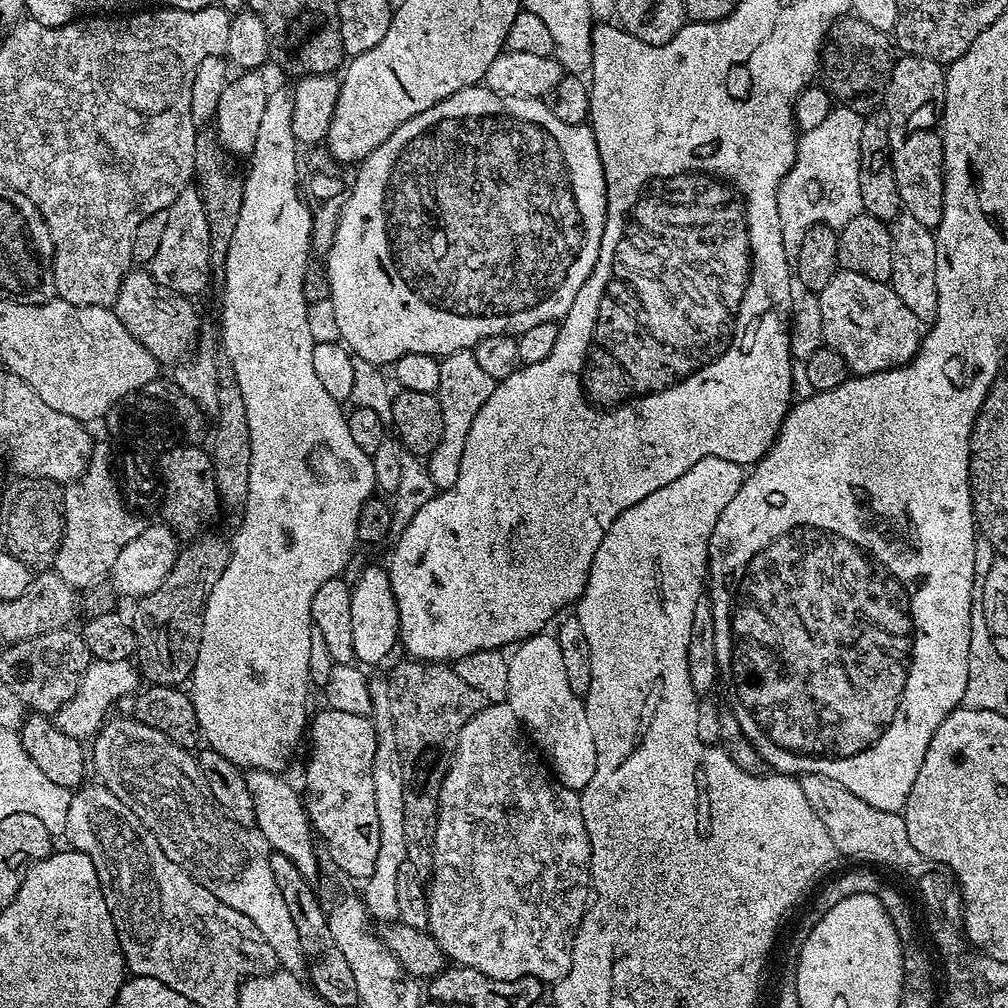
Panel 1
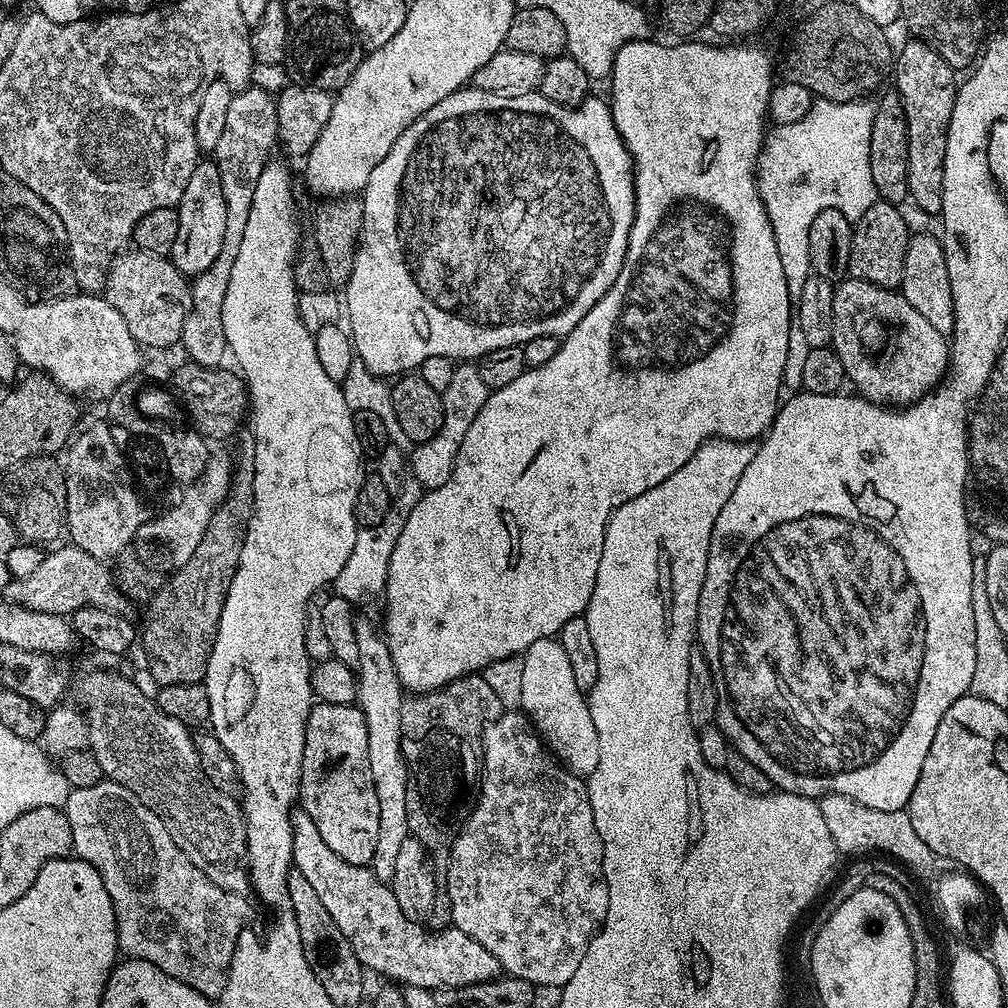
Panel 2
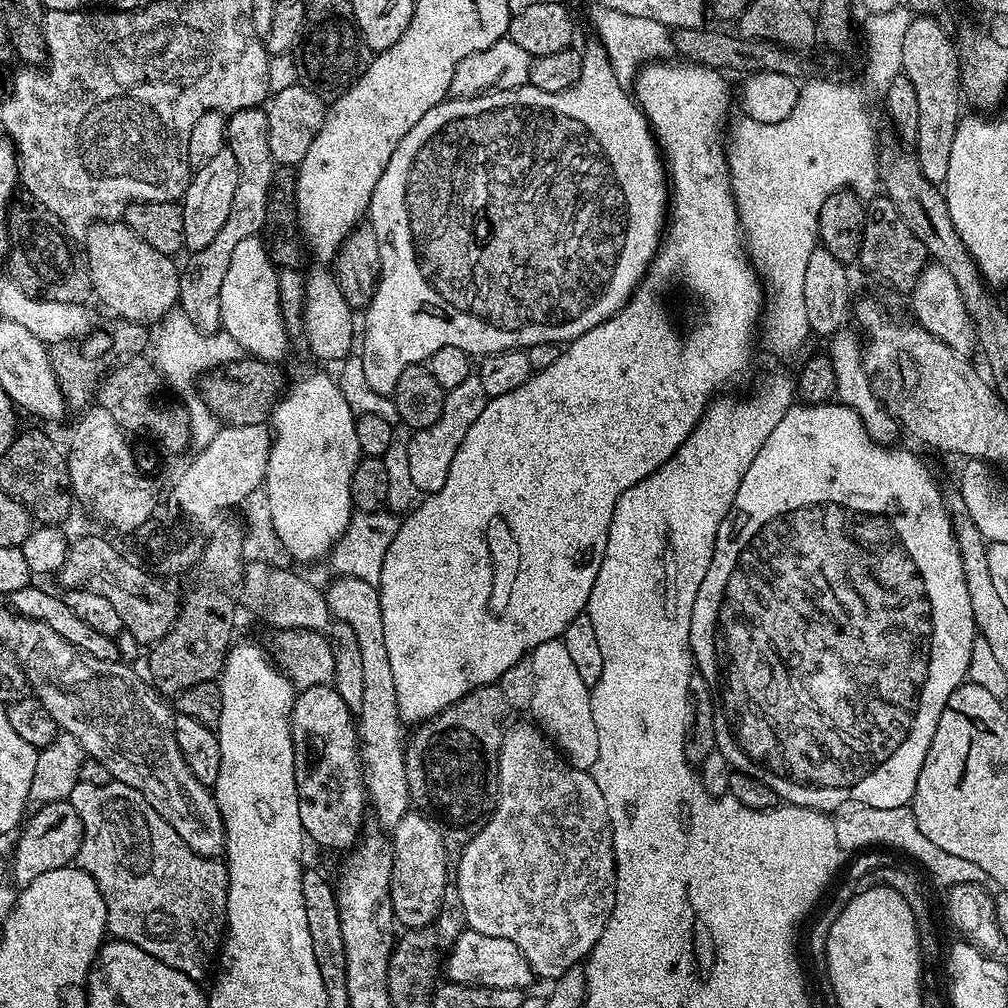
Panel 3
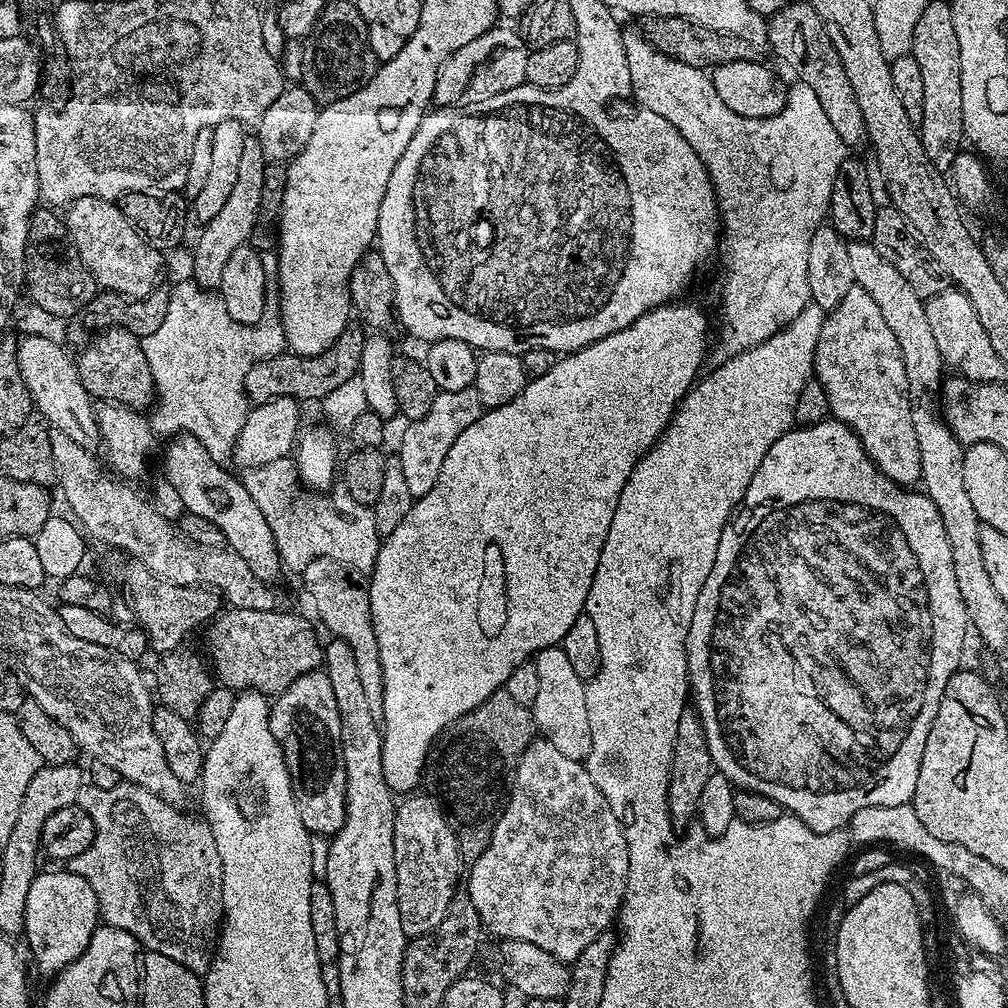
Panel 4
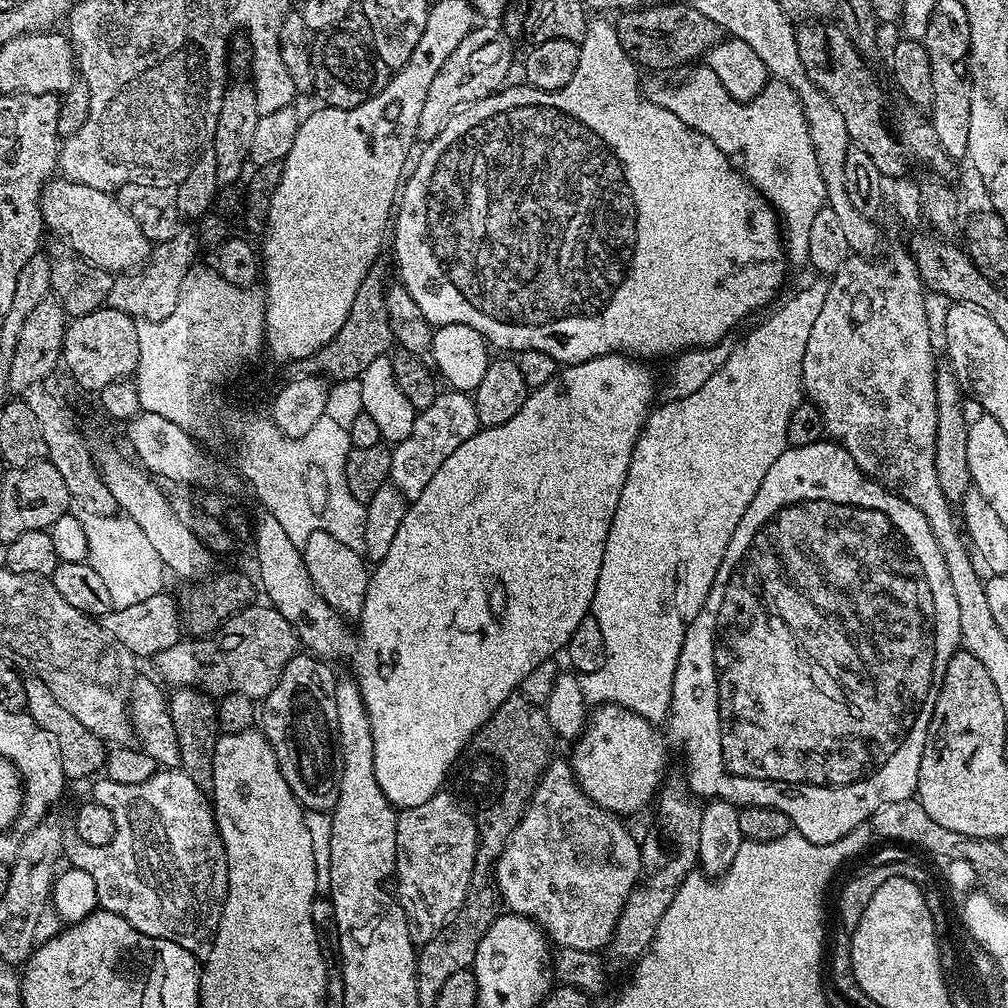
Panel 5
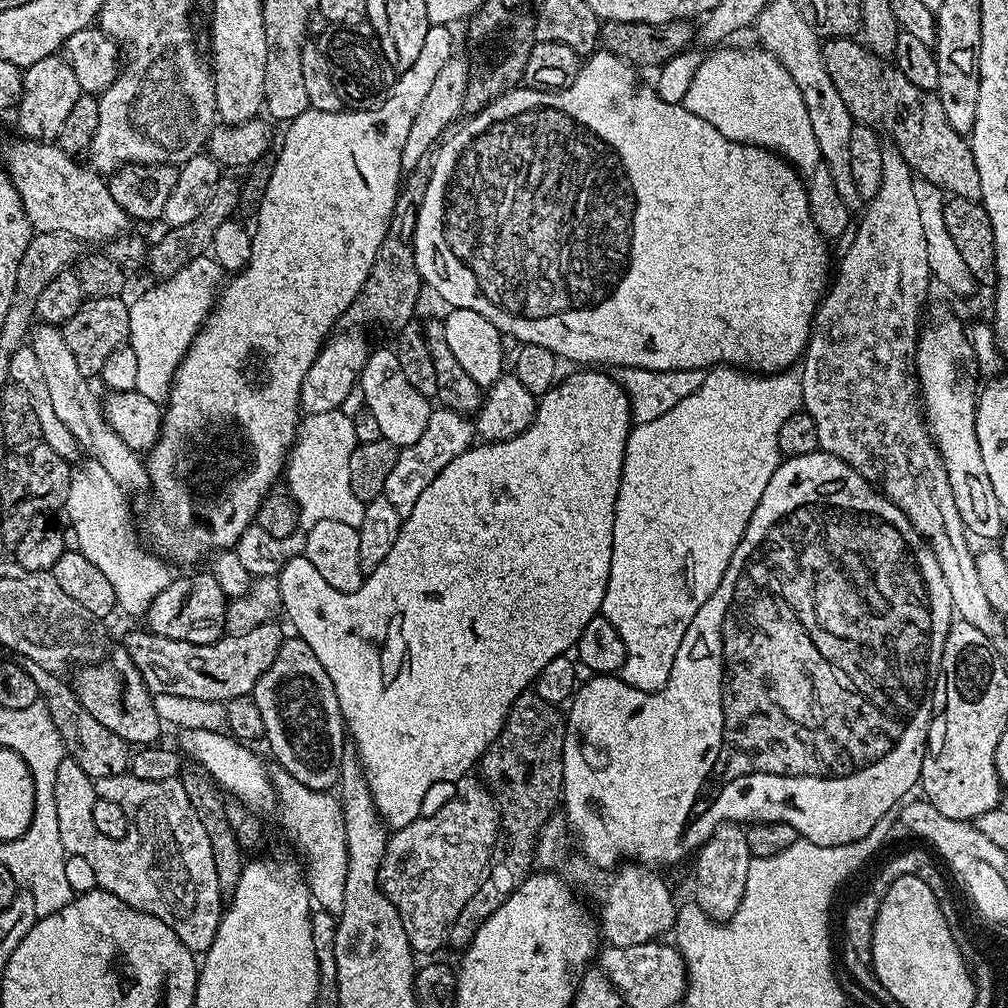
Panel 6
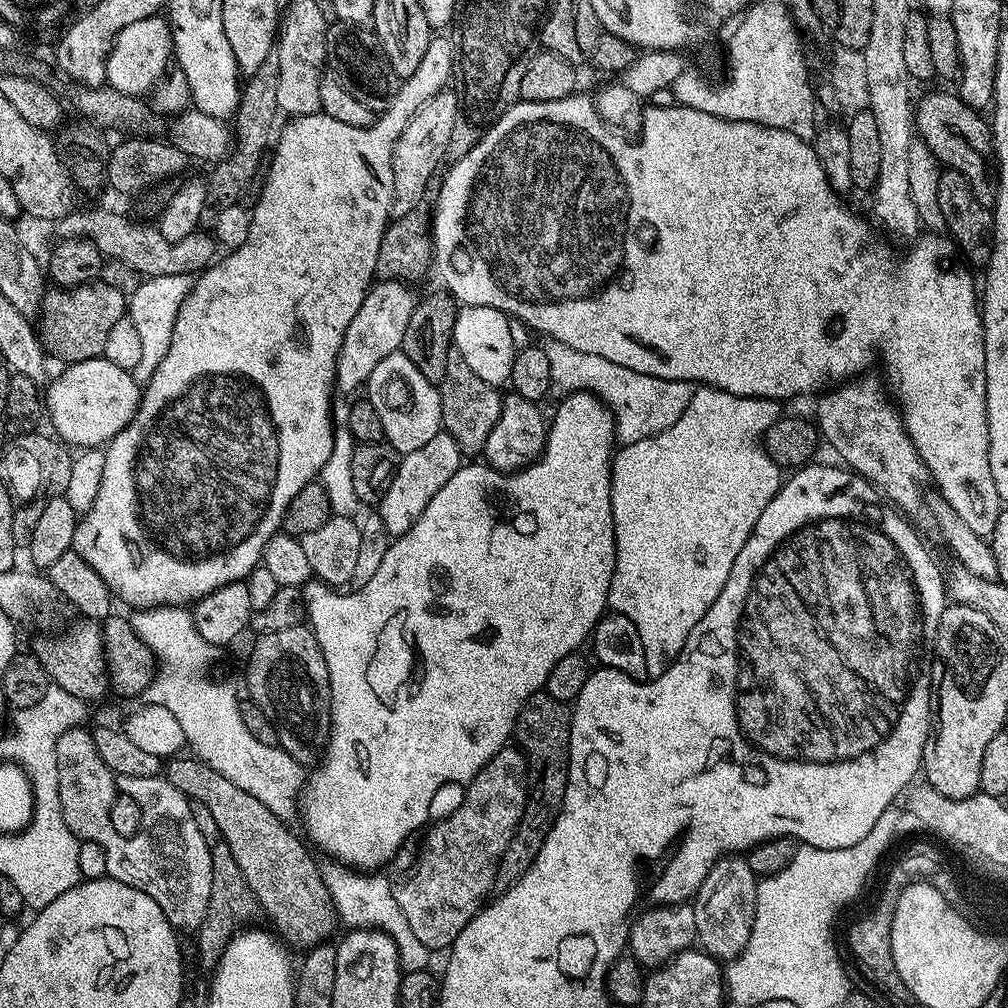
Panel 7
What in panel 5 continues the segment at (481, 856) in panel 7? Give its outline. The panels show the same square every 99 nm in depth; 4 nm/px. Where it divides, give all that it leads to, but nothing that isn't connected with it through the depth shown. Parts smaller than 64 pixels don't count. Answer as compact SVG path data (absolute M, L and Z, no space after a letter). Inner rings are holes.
M441 790L422 806L403 809L397 815L394 895L406 914L414 942L428 940L449 924L474 887L480 835L473 813L465 808L447 790Z

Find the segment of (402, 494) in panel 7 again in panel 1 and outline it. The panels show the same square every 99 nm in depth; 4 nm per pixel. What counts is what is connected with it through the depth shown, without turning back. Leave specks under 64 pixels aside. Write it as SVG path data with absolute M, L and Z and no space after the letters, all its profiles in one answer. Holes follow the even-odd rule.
M471 350L455 352L440 360L440 405L442 406L442 438L438 447L426 458L430 478L434 478L437 490L452 488L458 482L458 470L462 467L462 450L466 450L466 434L474 426L478 410L486 403L486 398L494 394L497 381L490 378L478 367L478 358Z

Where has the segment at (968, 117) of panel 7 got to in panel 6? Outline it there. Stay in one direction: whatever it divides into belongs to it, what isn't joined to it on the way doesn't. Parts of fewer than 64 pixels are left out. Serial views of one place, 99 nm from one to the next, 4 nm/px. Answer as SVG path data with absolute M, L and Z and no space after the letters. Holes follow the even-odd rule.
M828 38L822 47L826 74L830 74L830 82L834 82L838 94L842 94L842 102L846 102L846 110L850 110L853 121L879 126L885 133L896 136L894 147L919 179L929 180L954 196L980 199L978 166L974 162L972 145L952 128L935 92L918 90L918 86L906 82L895 66L886 68L859 39Z

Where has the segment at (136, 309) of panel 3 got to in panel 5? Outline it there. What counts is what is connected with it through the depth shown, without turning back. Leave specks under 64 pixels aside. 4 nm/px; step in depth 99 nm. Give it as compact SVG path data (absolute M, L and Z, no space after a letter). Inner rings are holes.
M52 178L45 184L40 195L40 209L44 227L49 233L52 232L51 235L55 239L66 242L83 260L89 260L102 270L113 274L127 274L148 261L150 242L146 234L142 234L142 226L138 226L138 222L130 218L130 214L113 193L94 190L94 186L86 186L82 182Z

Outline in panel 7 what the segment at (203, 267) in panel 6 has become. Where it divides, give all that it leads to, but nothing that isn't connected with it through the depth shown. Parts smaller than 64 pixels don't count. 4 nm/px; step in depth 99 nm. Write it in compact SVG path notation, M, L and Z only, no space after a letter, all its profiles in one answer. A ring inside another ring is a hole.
M162 274L161 276L150 276L141 279L137 288L130 293L130 299L126 304L127 315L132 317L139 337L142 338L142 355L138 366L134 366L130 371L132 379L137 384L143 386L148 379L158 370L158 362L166 358L166 350L170 350L172 341L172 331L174 322L178 318L178 310L182 302L190 294L194 280L191 275L182 274Z

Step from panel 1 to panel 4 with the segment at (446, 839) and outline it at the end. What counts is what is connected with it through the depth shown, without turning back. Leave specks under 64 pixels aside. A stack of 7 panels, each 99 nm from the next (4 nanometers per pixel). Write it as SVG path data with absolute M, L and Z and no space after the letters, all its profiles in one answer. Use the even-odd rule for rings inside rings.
M537 738L537 739L535 739L535 740L532 740L532 741L531 741L531 742L530 742L530 746L526 746L526 750L525 750L525 751L524 751L524 753L523 753L523 754L522 754L522 755L521 755L521 756L519 756L519 758L518 758L518 759L517 759L517 760L516 760L516 761L515 761L515 764L514 764L514 767L516 767L516 773L514 773L514 774L513 774L513 776L512 776L512 788L511 788L511 784L510 784L510 791L509 791L509 792L508 792L508 793L507 793L507 796L506 796L506 803L505 803L505 806L504 806L504 813L503 813L503 814L501 814L501 815L500 815L500 817L499 817L499 818L497 818L497 820L496 820L496 825L495 825L495 826L494 826L494 834L493 834L493 835L492 835L492 837L491 837L491 838L490 838L490 842L489 842L489 843L488 843L488 845L487 845L487 846L486 846L486 850L482 850L482 854L481 854L481 855L480 855L480 857L478 857L478 858L477 858L477 860L475 860L475 861L474 861L474 862L473 862L473 864L471 864L471 866L470 866L470 867L469 867L469 868L468 868L468 869L467 869L467 872L466 872L466 887L467 887L467 889L468 889L468 900L469 900L469 901L470 901L470 902L474 902L474 906L475 906L475 907L476 907L476 909L477 909L477 910L478 910L478 914L479 914L479 915L480 915L480 922L481 922L481 925L483 925L483 927L484 927L484 928L485 928L485 929L487 929L487 931L488 931L488 928L489 928L489 930L490 930L490 931L492 931L492 932L493 932L493 934L494 934L494 935L496 935L496 938L507 938L507 939L509 939L509 940L521 940L521 941L522 941L522 942L534 942L534 946L542 946L542 950L546 950L546 952L547 952L547 953L548 953L548 954L554 954L554 958L558 958L558 959L559 959L559 960L563 960L563 961L565 961L565 962L571 962L571 961L573 961L573 960L576 960L576 959L577 959L577 958L578 958L578 954L582 954L582 950L586 950L586 946L590 946L590 942L594 942L594 938L598 938L598 934L602 934L602 933L603 933L603 932L606 932L606 931L609 931L609 929L611 929L611 928L612 928L612 927L613 927L613 924L614 924L614 921L615 921L615 920L616 920L616 919L617 919L617 916L618 916L618 913L619 913L619 910L620 910L620 905L621 905L621 904L623 904L623 903L624 903L624 891L625 891L625 890L626 890L626 882L627 882L627 881L628 881L628 847L627 847L627 846L626 846L626 838L625 838L625 837L624 837L624 825L622 825L622 824L620 824L620 823L619 823L619 822L618 822L618 818L617 818L617 817L616 817L616 815L615 815L615 814L614 814L614 810L610 810L610 802L606 802L606 798L605 798L605 797L604 797L604 795L603 795L603 794L602 794L602 790L598 790L598 786L594 786L594 778L590 778L590 774L589 774L589 773L588 773L588 769L587 769L587 767L585 767L585 765L584 765L584 764L583 764L583 763L581 763L581 761L578 761L578 760L575 760L575 759L574 759L574 758L566 758L566 754L561 754L561 753L560 753L560 752L559 752L559 751L558 751L558 749L556 749L556 747L554 747L554 746L550 746L550 742L549 742L549 741L548 741L548 740L546 740L546 739L543 739L543 738Z

